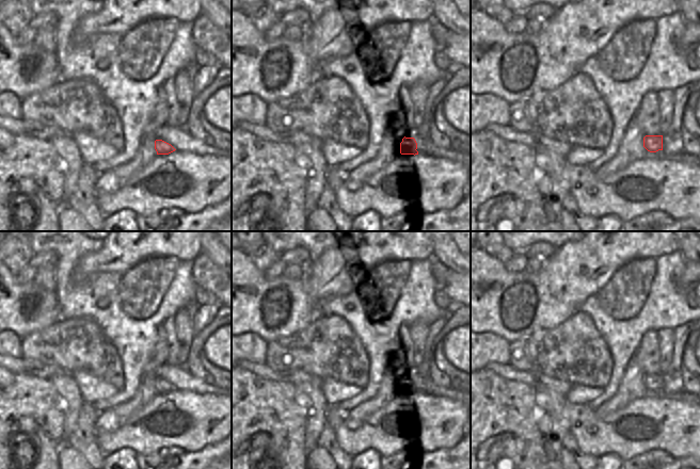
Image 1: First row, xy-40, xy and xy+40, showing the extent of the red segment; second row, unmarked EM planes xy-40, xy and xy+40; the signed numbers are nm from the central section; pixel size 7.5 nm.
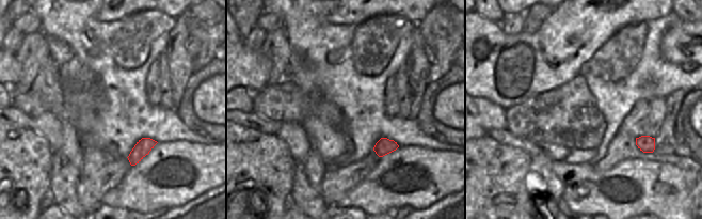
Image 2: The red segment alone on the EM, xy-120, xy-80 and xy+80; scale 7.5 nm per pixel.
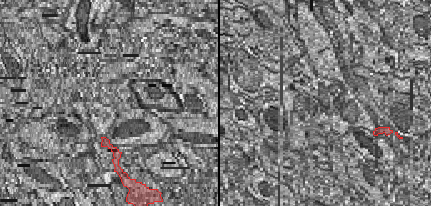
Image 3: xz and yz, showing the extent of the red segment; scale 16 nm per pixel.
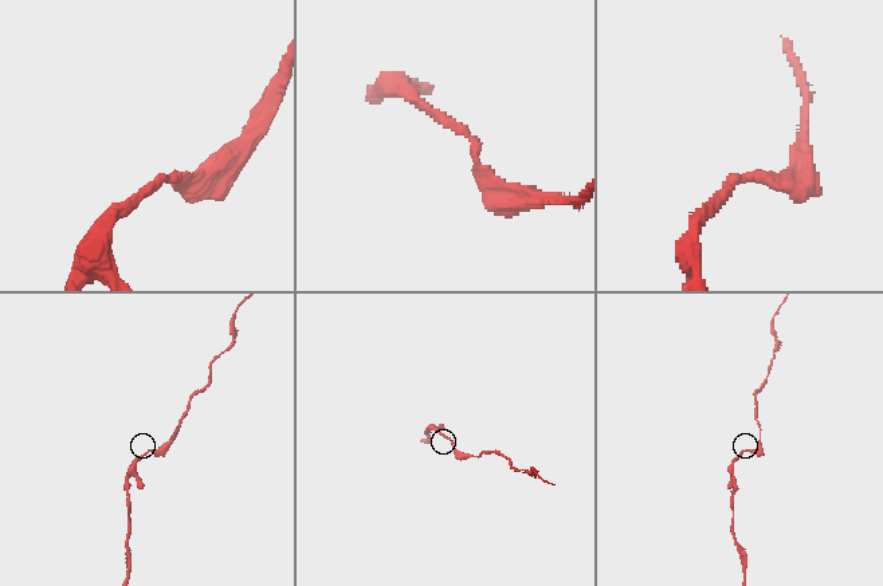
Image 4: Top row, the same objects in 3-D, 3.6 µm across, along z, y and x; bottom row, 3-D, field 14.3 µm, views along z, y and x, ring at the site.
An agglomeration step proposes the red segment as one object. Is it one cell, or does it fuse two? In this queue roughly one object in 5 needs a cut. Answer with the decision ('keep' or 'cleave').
keep

